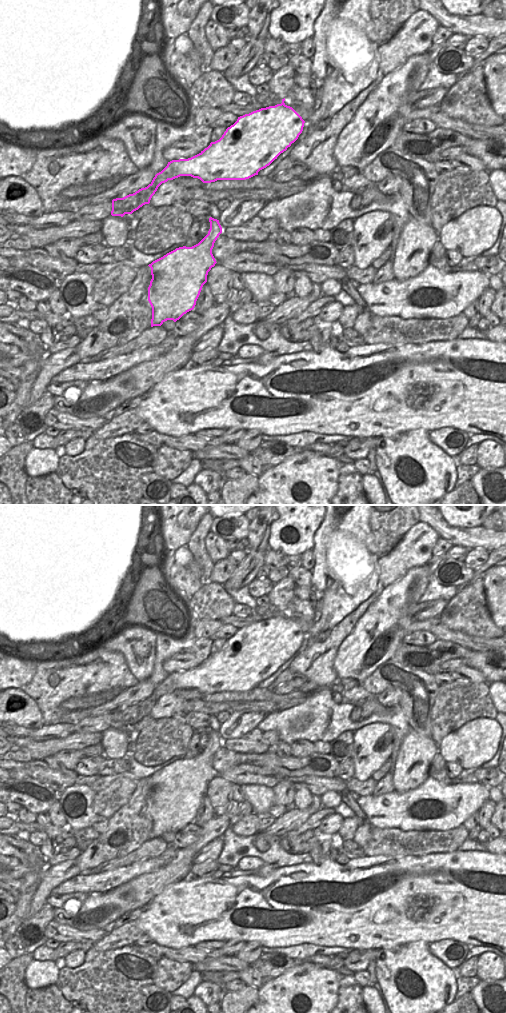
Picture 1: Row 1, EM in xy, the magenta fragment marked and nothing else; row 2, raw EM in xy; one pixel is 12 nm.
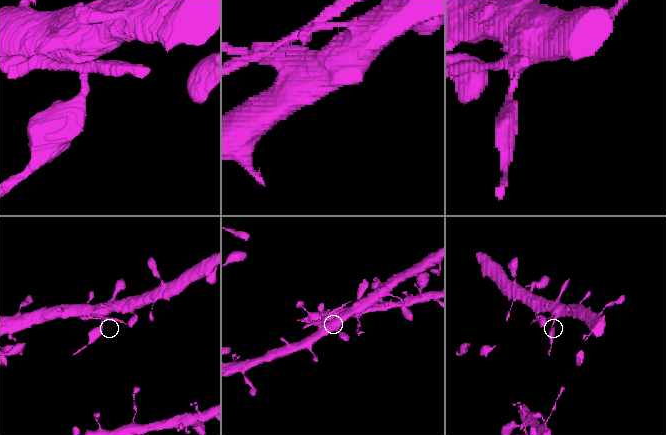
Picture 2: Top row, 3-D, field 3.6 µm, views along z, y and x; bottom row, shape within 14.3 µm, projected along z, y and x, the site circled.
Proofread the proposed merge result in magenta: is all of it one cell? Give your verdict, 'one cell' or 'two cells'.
two cells

